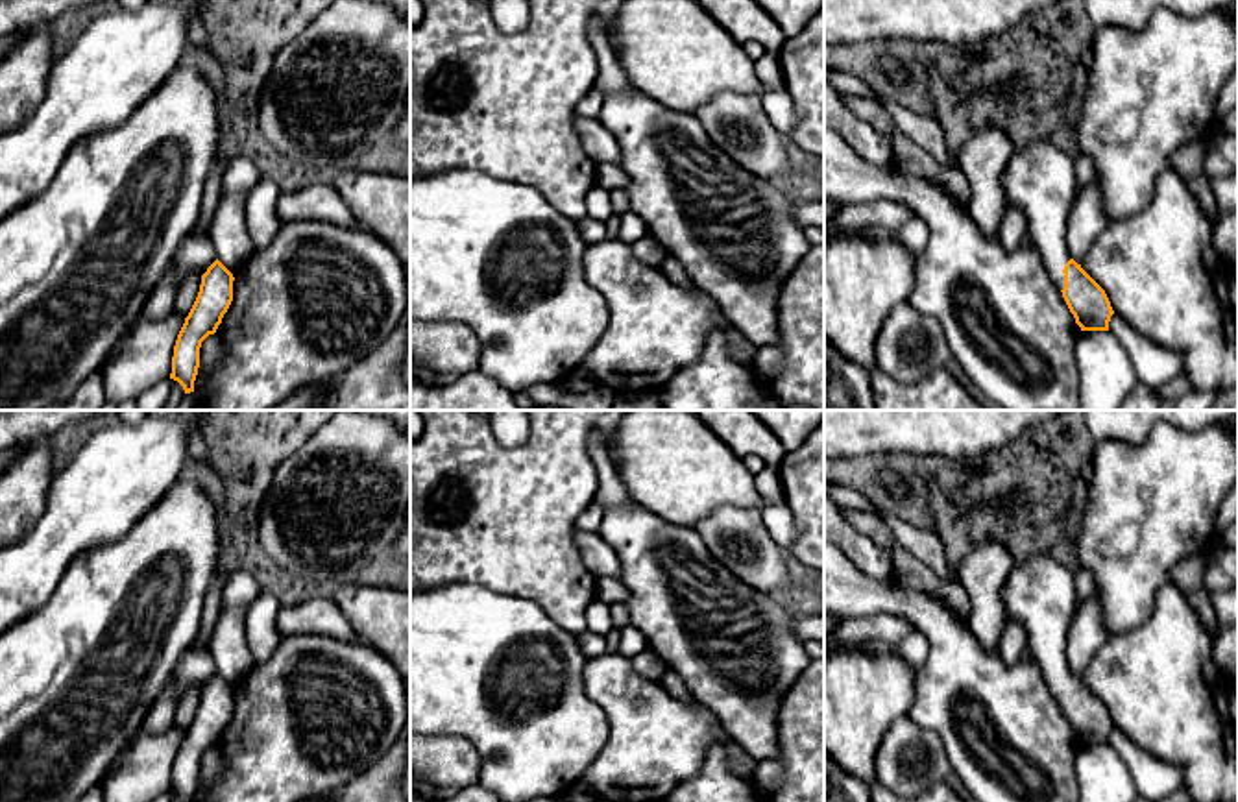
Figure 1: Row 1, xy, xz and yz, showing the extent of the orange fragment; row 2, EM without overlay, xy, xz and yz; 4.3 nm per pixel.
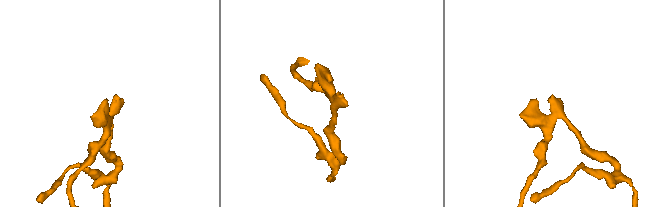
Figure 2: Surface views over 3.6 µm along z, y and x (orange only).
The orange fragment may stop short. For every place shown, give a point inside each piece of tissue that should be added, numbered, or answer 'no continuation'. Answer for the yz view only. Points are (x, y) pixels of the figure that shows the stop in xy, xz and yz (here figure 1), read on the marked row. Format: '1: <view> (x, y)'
1: yz (1041, 178)

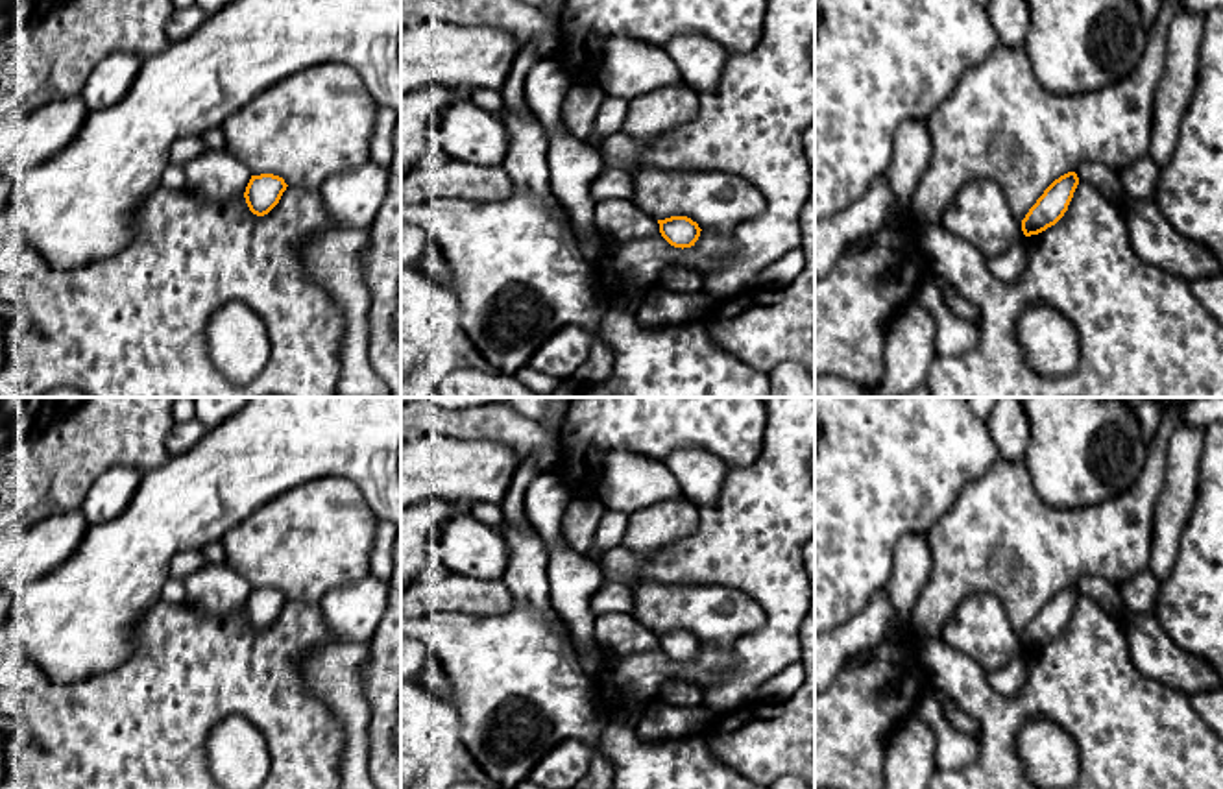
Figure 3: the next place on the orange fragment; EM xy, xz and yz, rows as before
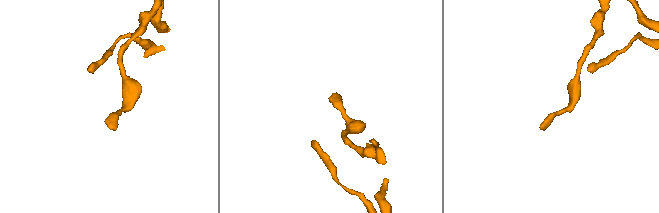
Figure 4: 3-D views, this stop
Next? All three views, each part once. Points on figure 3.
no continuation

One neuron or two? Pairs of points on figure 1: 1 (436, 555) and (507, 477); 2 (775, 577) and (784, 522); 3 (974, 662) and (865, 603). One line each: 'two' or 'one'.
1: one
2: two
3: one

